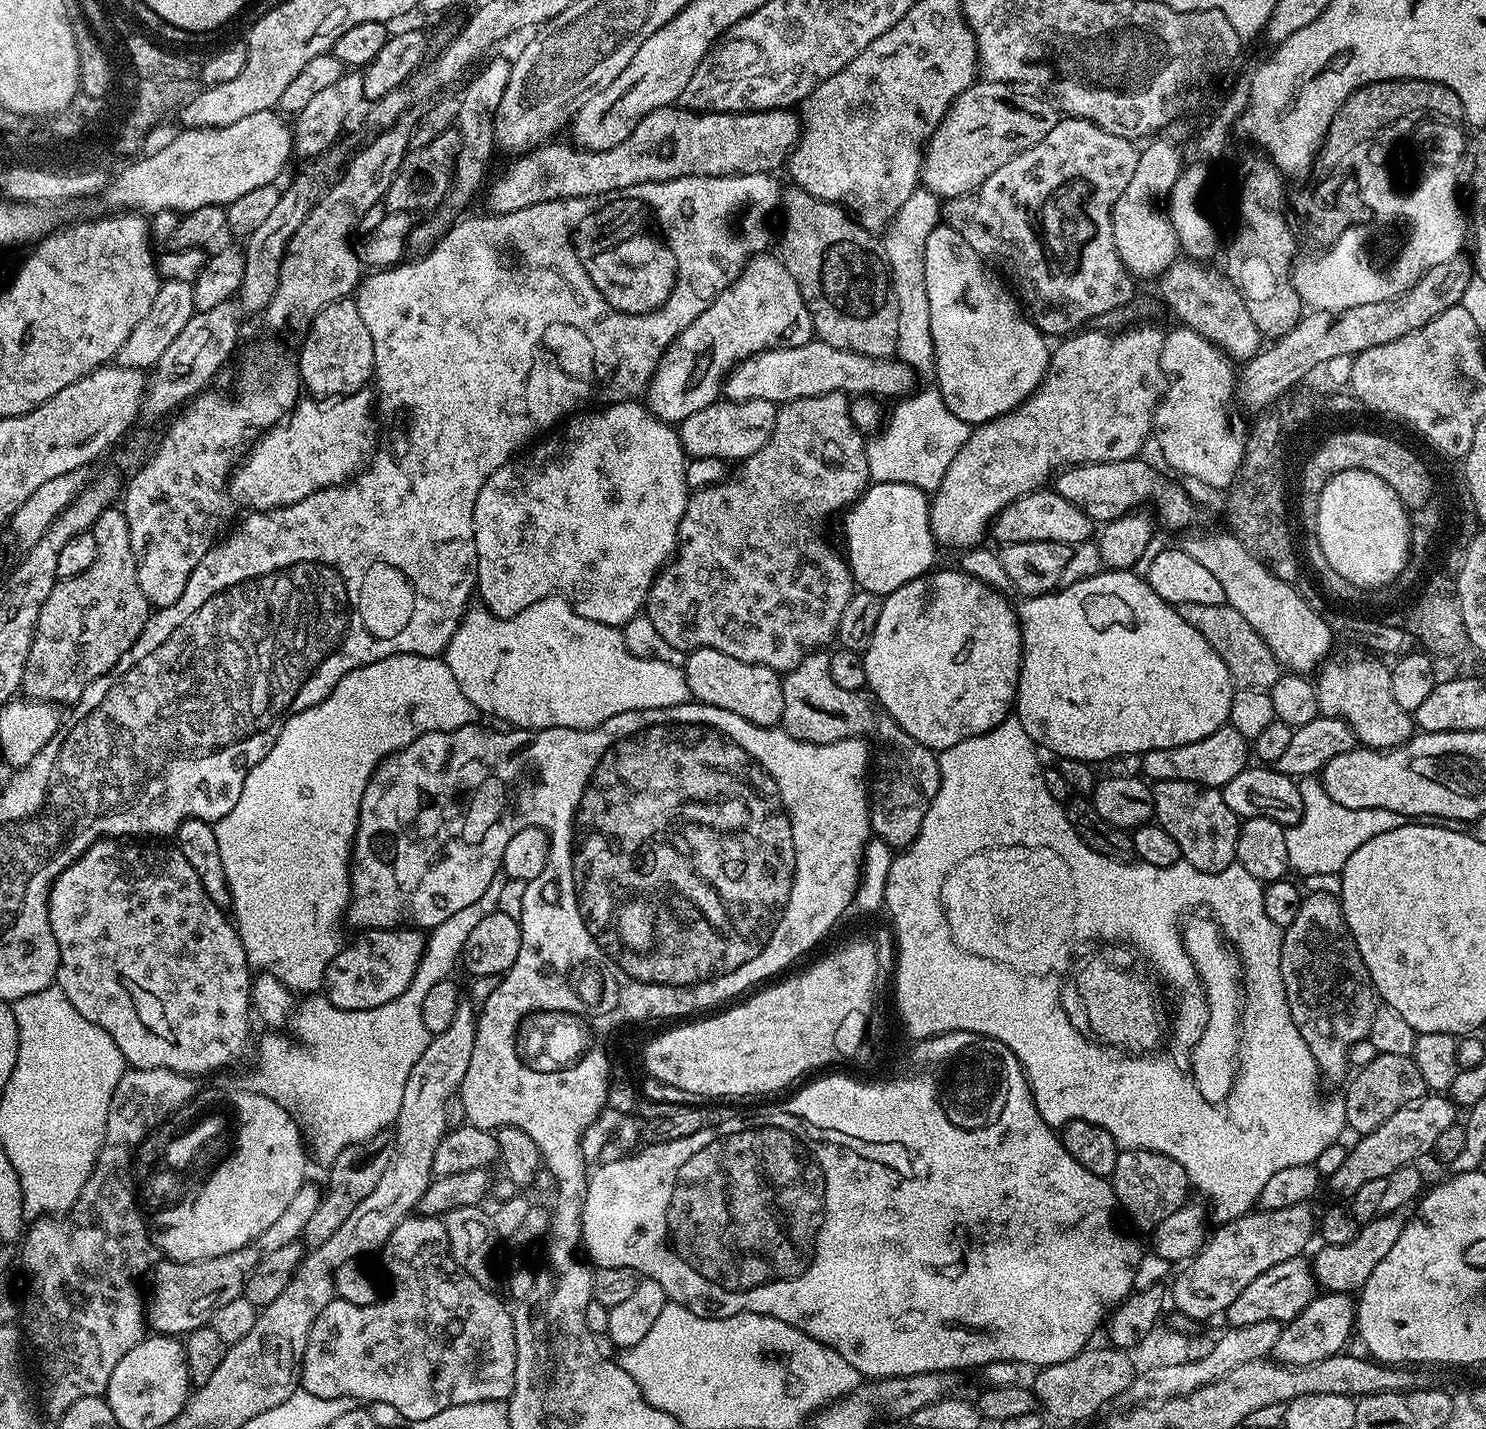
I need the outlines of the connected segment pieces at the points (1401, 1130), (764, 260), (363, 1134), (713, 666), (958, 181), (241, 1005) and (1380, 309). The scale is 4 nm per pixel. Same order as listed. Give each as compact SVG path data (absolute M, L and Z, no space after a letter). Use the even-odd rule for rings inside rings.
M1425 1094L1421 1100L1416 1100L1413 1104L1407 1104L1398 1114L1393 1114L1391 1118L1386 1118L1382 1126L1373 1132L1365 1132L1359 1137L1356 1145L1348 1148L1346 1162L1342 1162L1339 1170L1334 1170L1332 1176L1327 1177L1326 1184L1336 1192L1341 1192L1344 1198L1351 1198L1362 1186L1371 1180L1382 1180L1394 1170L1398 1170L1407 1164L1416 1164L1419 1156L1428 1156L1432 1151L1434 1142L1438 1142L1438 1137L1447 1130L1450 1125L1457 1123L1458 1109L1447 1095Z
M764 255L753 256L744 267L744 273L733 284L729 284L709 308L702 310L702 314L698 314L698 318L694 318L694 322L690 322L690 326L686 326L686 330L682 330L682 334L678 334L662 354L656 373L646 389L646 407L659 420L676 426L680 421L690 418L690 414L698 414L698 410L706 410L706 406L717 403L729 369L744 359L764 349L779 348L781 345L802 346L813 339L812 319L806 310L806 302L802 302L798 282L779 255Z
M497 874L490 878L486 891L475 902L470 902L462 910L450 914L446 922L431 929L426 936L426 947L418 962L418 970L414 970L414 978L410 986L398 998L386 1002L382 1006L374 1006L370 1010L342 1011L328 1000L327 995L312 994L295 1005L290 1017L290 1029L296 1035L296 1044L283 1040L279 1031L272 1030L269 1036L260 1040L260 1066L256 1077L250 1084L251 1091L260 1092L266 1098L285 1106L291 1106L301 1117L308 1119L312 1127L310 1136L310 1152L324 1163L331 1165L342 1150L353 1148L356 1144L368 1140L374 1134L391 1129L396 1122L396 1115L402 1106L402 1090L406 1090L406 1078L410 1078L410 1070L414 1070L414 1062L422 1058L430 1039L426 1025L422 1023L422 1001L426 998L430 986L434 982L442 982L453 975L452 970L461 961L466 946L466 938L474 931L474 926L482 922L491 912L497 911L498 898L501 897L505 877Z
M694 648L687 653L685 660L688 661L683 661L682 667L693 701L730 710L730 714L739 714L741 718L746 718L746 722L754 722L754 726L774 728L781 723L784 709L781 673L766 666L730 658L730 654L722 654L722 650L713 648Z
M984 80L970 85L950 106L944 121L936 127L935 134L928 140L924 150L923 187L939 198L967 196L982 186L982 182L986 182L986 178L990 178L998 166L1010 162L1010 158L1022 154L1022 150L1030 150L1030 146L1042 142L1042 138L1054 130L1058 108L1051 99L1043 100L1032 92L1035 91L1025 90L1015 84L1000 84L996 80Z
M105 838L105 839L103 839L103 840L100 840L100 841L98 841L98 842L97 842L97 844L91 844L91 846L90 846L90 847L89 847L89 848L88 848L88 849L86 849L86 851L84 851L84 852L83 852L83 854L81 854L81 855L80 855L80 857L79 857L79 858L78 858L78 859L76 859L76 861L75 861L75 862L74 862L74 863L72 863L72 865L71 865L71 866L69 866L69 867L68 867L68 868L67 868L67 869L66 869L66 870L62 870L62 874L58 874L58 878L57 878L57 879L56 879L56 880L55 880L55 882L53 882L53 884L52 884L52 889L51 889L51 890L50 890L50 894L49 894L49 895L48 895L48 917L49 917L49 918L50 918L50 930L54 930L54 942L58 942L58 954L59 954L59 955L60 955L60 965L59 965L59 966L58 966L58 970L57 970L57 971L56 971L56 984L57 984L57 985L58 985L58 986L59 986L59 987L60 987L60 989L61 989L61 990L63 990L63 992L64 992L64 993L65 993L65 994L66 994L66 998L68 998L68 999L69 999L69 1000L70 1000L70 1004L71 1004L71 1005L72 1005L72 1006L74 1006L74 1010L78 1010L78 1014L82 1014L82 1018L86 1018L86 1022L94 1022L94 1026L102 1026L102 1030L106 1030L106 1034L110 1034L110 1038L114 1038L114 1046L118 1046L118 1050L122 1050L122 1054L123 1054L123 1055L124 1055L124 1062L125 1062L125 1065L128 1065L128 1066L131 1066L131 1067L133 1067L133 1068L165 1068L165 1069L166 1069L166 1070L170 1070L170 1071L171 1071L171 1072L183 1072L183 1073L184 1073L184 1075L185 1075L185 1076L191 1076L191 1077L193 1077L193 1078L199 1078L199 1076L204 1076L204 1075L206 1075L206 1074L207 1074L207 1072L212 1072L212 1071L214 1071L214 1070L215 1070L215 1068L224 1068L224 1067L226 1067L226 1066L227 1066L227 1064L232 1064L232 1063L234 1063L234 1062L235 1062L235 1060L236 1060L236 1059L238 1059L238 1058L239 1058L239 1056L240 1056L240 1055L242 1055L242 1054L243 1054L243 1052L244 1052L244 1051L246 1051L246 1050L247 1050L247 1048L248 1048L248 1012L249 1012L249 1016L250 1016L250 1009L251 1009L251 1008L252 1008L252 981L253 981L253 979L254 979L254 976L253 976L253 973L252 973L252 972L251 972L251 971L250 971L250 965L249 965L249 963L248 963L248 959L247 959L247 958L246 958L246 950L245 950L245 949L244 949L244 947L243 947L243 946L242 946L242 942L241 942L241 941L240 941L240 935L238 935L238 933L236 933L236 925L235 925L235 923L233 923L233 921L232 921L232 920L231 920L231 919L229 919L229 917L228 917L228 916L227 916L227 915L226 915L226 912L225 912L225 909L222 909L222 908L220 908L220 907L218 907L218 906L217 906L217 905L216 905L216 904L215 904L215 903L214 903L214 902L213 902L213 901L212 901L212 899L211 899L211 898L210 898L210 894L206 894L206 890L205 890L205 889L204 889L204 887L203 887L203 886L202 886L202 882L201 882L201 881L200 881L200 879L199 879L199 878L198 878L198 874L194 874L194 866L190 866L190 862L186 862L186 854L182 854L182 853L181 853L181 852L180 852L180 849L179 849L179 848L177 848L177 847L175 847L175 846L169 846L169 848L167 848L167 846L166 846L166 845L164 845L164 844L167 844L167 843L164 843L164 842L133 842L133 841L132 841L132 840L131 840L131 839L128 839L128 838Z
M1464 258L1450 260L1444 265L1434 266L1422 277L1421 281L1408 293L1402 294L1390 301L1367 303L1364 306L1356 306L1353 309L1346 309L1335 314L1331 312L1309 311L1301 315L1300 320L1289 330L1285 336L1275 341L1273 348L1265 347L1256 353L1251 360L1243 365L1242 375L1238 380L1238 400L1253 410L1261 410L1269 404L1274 403L1285 394L1291 393L1292 387L1299 382L1303 376L1308 376L1312 371L1319 369L1328 359L1339 356L1355 358L1359 352L1364 352L1374 346L1382 346L1386 342L1394 342L1394 338L1402 338L1438 318L1446 310L1450 310L1456 304L1461 303L1464 298L1464 288L1470 279L1470 264Z

